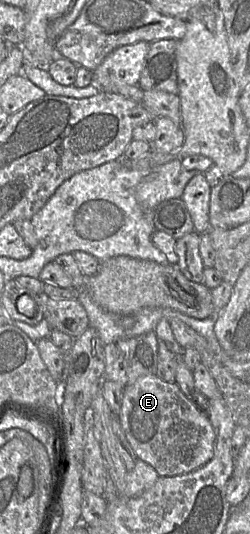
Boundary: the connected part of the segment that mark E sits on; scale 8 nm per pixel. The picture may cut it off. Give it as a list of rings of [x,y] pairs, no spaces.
[[[156,374],[139,377],[124,387],[120,423],[137,458],[152,466],[159,476],[192,472],[214,455],[215,431],[179,386],[163,381]]]

